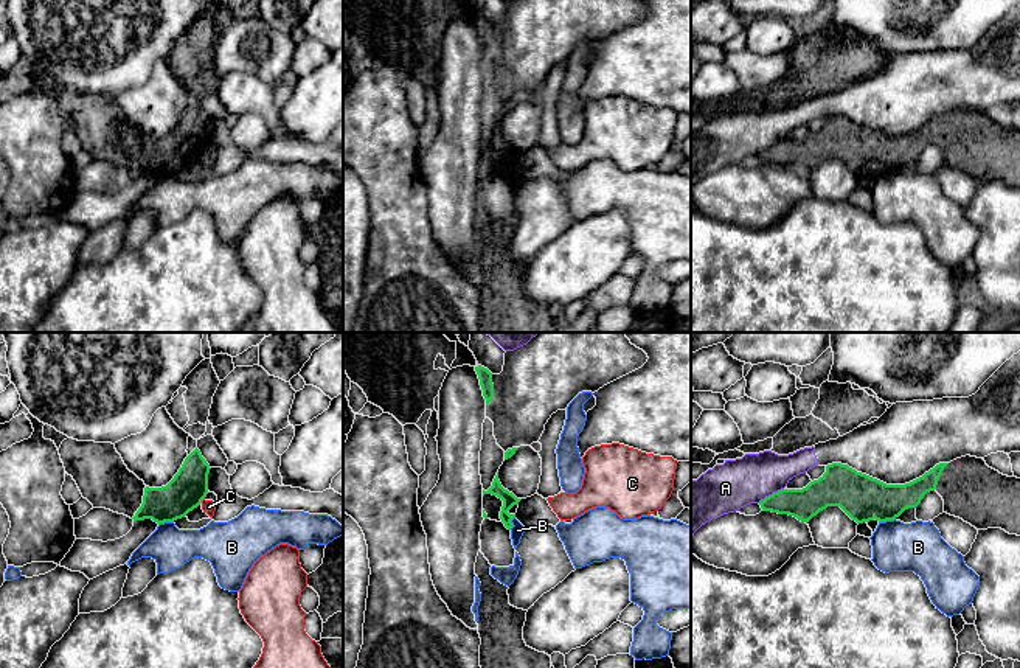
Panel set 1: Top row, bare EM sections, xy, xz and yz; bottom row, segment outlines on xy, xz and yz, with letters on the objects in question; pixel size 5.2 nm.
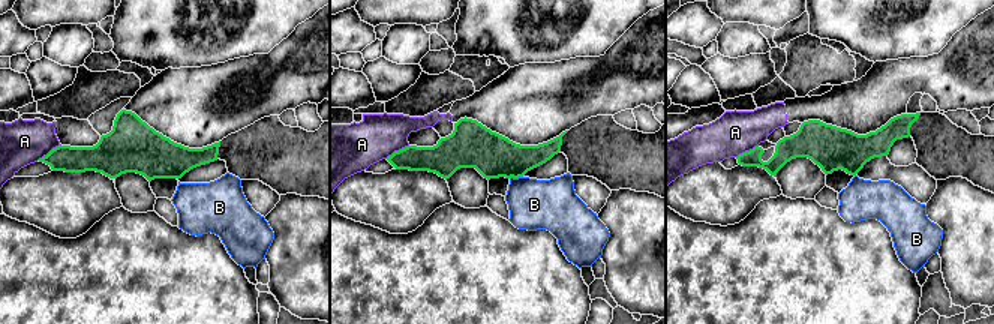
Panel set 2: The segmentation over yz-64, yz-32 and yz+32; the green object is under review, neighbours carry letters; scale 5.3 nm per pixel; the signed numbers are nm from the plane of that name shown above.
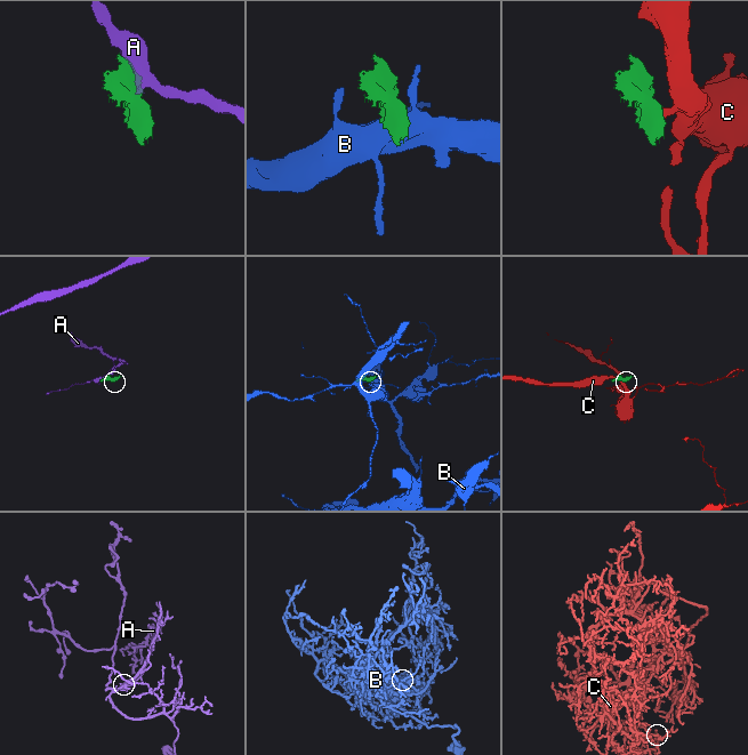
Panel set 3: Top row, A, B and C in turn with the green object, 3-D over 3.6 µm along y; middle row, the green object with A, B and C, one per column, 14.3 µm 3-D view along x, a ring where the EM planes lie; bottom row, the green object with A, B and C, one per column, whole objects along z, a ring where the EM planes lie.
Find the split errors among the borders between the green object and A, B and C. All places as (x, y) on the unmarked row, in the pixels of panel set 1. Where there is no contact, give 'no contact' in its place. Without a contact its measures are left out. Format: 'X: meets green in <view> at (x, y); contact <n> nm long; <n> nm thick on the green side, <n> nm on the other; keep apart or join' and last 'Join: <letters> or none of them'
A: meets green in yz at (772, 146); contact 150 nm long; 160 nm thick on the green side, 260 nm on the other; keep apart
B: meets green in yz at (887, 171); contact 90 nm long; 240 nm thick on the green side, 260 nm on the other; keep apart
C: meets green in xy at (202, 151); contact 40 nm long; 190 nm thick on the green side, 70 nm on the other; keep apart
Join: none of them

